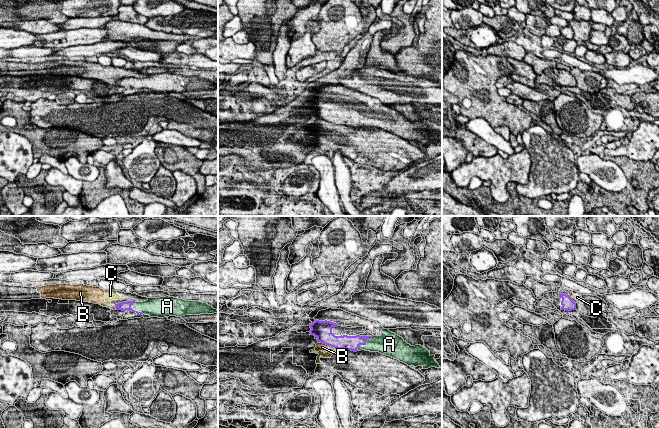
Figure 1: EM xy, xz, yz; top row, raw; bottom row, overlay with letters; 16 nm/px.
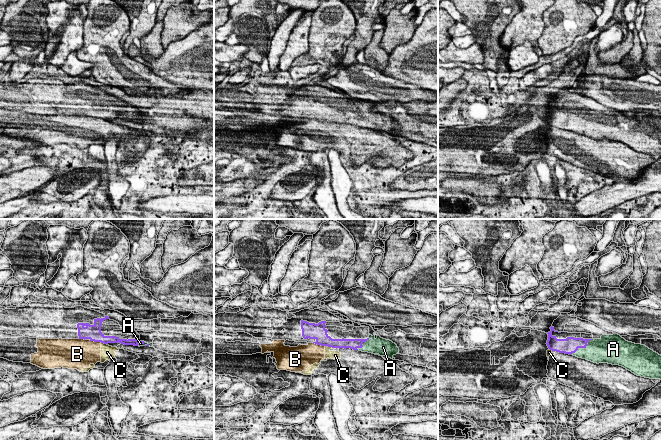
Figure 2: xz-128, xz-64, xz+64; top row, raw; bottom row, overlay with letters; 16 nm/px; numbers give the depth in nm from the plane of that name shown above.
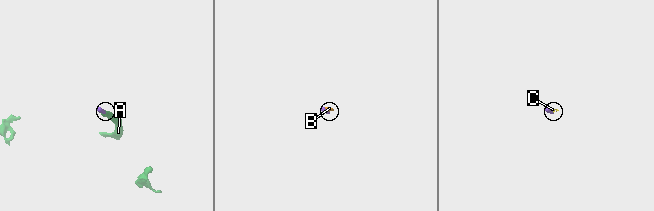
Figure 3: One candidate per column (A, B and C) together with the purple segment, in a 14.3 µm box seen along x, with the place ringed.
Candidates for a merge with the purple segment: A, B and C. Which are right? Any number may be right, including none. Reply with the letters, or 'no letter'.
A

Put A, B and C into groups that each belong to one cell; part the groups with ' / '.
A / B C

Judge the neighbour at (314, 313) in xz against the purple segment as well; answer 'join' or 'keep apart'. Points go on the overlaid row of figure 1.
keep apart

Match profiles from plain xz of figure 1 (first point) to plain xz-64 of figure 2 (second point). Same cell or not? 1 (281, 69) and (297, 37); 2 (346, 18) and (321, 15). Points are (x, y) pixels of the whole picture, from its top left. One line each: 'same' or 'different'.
1: different
2: same

